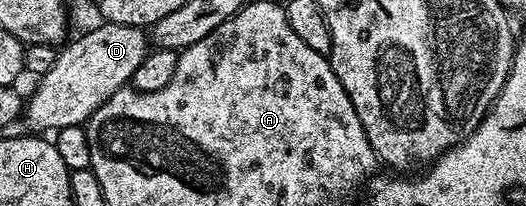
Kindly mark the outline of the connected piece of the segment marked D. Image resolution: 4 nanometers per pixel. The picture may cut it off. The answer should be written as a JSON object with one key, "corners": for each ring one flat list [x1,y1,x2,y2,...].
{"corners":[[107,20,99,24,101,26,86,31,81,38,74,39,72,43,69,41,63,47,65,50,57,53,54,68,37,81,40,83,32,99,29,97,26,102,26,120,31,127,38,126,42,132,55,132,87,123,94,111,114,96,114,92,125,89,131,83,138,64,142,64,149,52,149,35,139,26]]}

